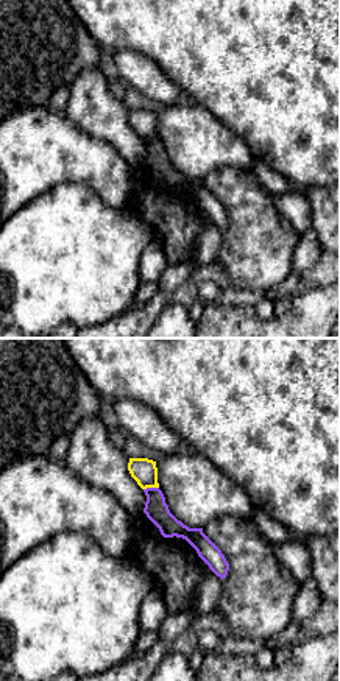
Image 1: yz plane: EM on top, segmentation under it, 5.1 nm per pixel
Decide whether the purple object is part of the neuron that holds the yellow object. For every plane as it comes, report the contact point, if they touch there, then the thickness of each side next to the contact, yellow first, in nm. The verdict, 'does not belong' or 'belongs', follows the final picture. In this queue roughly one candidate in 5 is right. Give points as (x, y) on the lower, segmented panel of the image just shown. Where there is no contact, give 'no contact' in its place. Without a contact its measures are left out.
(150, 486) | 140/120 nm

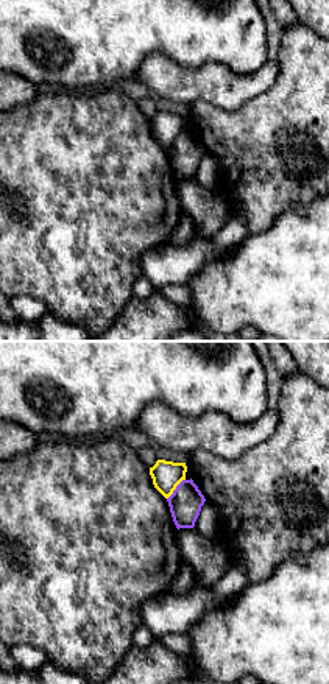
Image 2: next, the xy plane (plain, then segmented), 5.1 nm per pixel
(175, 488) | 150/170 nm

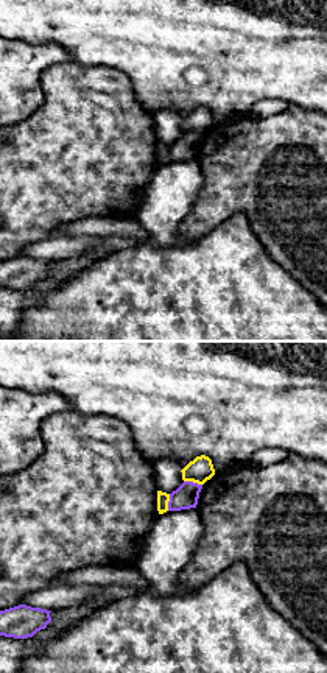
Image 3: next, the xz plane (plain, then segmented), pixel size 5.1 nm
(193, 482) | 130/120 nm

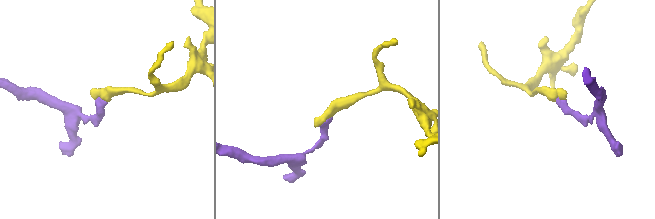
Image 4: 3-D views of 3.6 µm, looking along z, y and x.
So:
does not belong

